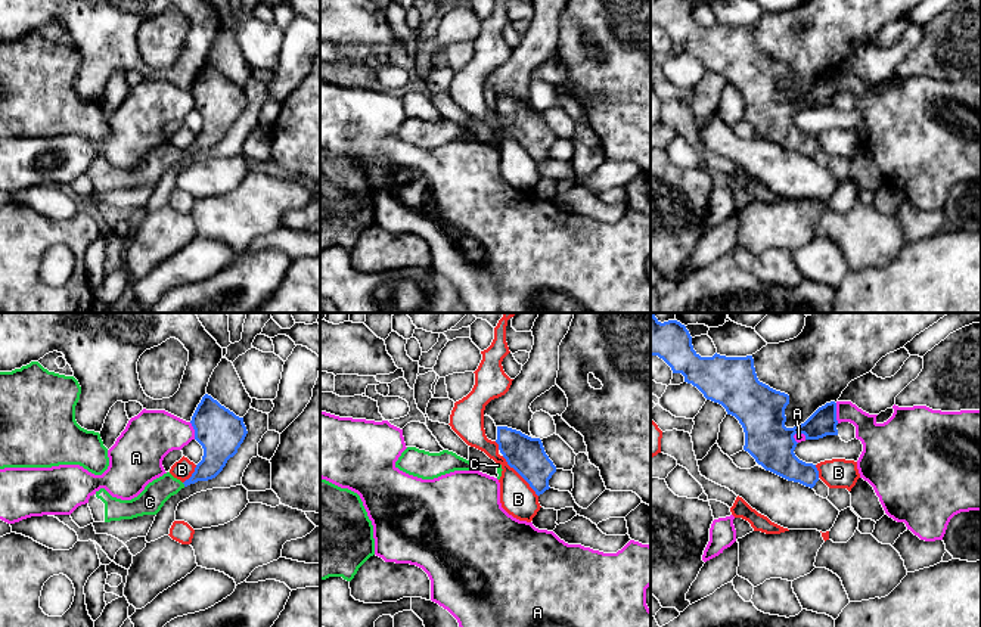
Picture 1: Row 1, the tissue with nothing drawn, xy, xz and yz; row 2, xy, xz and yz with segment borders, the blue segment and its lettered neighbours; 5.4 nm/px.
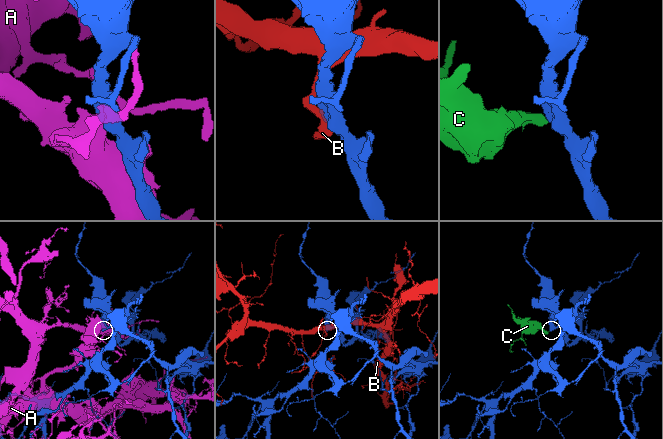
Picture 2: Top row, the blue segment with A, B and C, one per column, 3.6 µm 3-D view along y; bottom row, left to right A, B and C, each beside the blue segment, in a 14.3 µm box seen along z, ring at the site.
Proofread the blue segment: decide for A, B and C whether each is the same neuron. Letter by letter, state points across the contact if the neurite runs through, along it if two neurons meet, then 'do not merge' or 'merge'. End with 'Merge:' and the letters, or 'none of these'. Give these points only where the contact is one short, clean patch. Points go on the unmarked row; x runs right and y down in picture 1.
A: do not merge
B: do not merge
C: runs through xy (217, 121), (192, 149), (183, 152), (165, 155), (149, 171); merge
Merge: C

